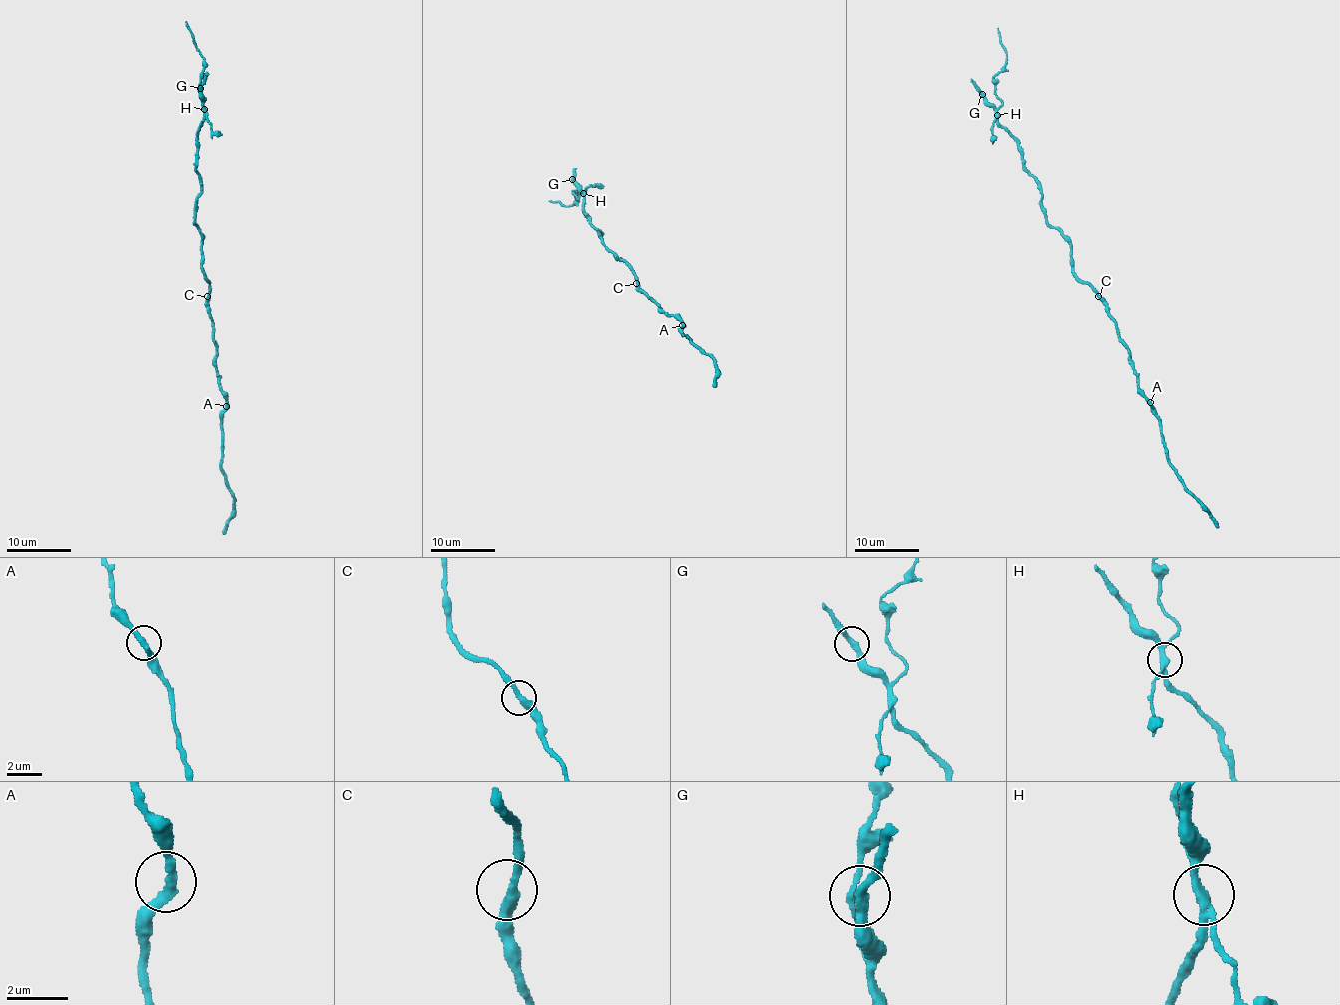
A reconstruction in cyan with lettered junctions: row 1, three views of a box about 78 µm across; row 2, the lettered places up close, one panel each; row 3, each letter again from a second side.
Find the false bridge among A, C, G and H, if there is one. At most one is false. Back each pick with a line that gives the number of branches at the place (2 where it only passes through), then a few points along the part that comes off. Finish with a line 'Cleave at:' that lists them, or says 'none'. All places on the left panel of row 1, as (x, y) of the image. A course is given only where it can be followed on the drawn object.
H: 4 branches meet; foreign part runs (204, 109), (199, 74), (205, 64), (186, 22)
Cleave at: H

